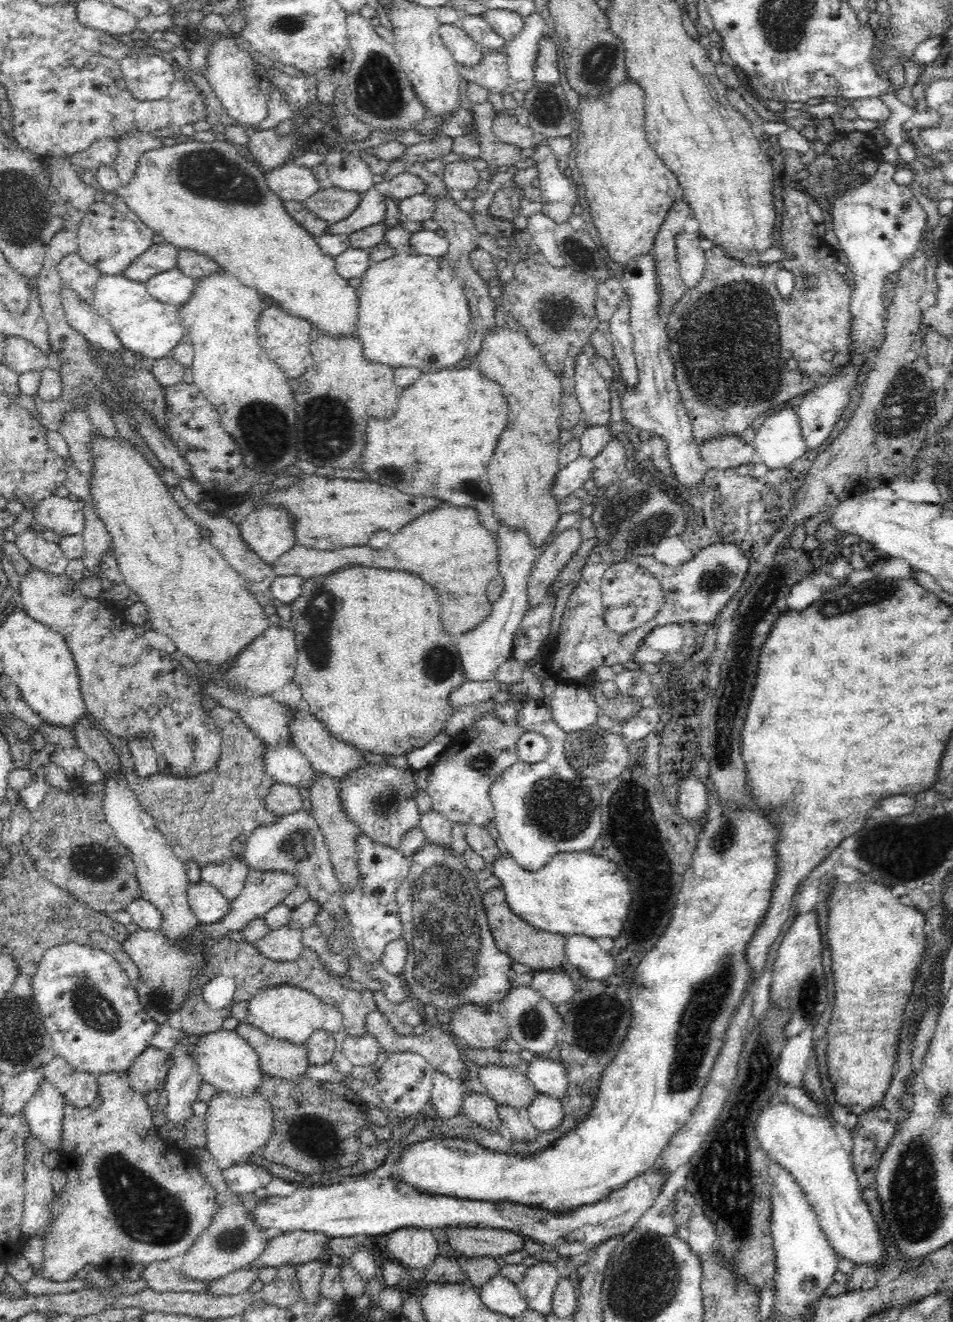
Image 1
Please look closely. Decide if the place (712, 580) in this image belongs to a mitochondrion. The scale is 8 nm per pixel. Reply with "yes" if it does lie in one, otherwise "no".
yes

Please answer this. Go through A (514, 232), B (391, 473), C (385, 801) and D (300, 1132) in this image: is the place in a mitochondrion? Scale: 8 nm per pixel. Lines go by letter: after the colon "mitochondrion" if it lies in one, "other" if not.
A: other
B: mitochondrion
C: mitochondrion
D: mitochondrion

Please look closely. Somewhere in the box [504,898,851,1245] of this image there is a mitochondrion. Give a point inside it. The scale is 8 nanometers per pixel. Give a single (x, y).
(693, 1034)

